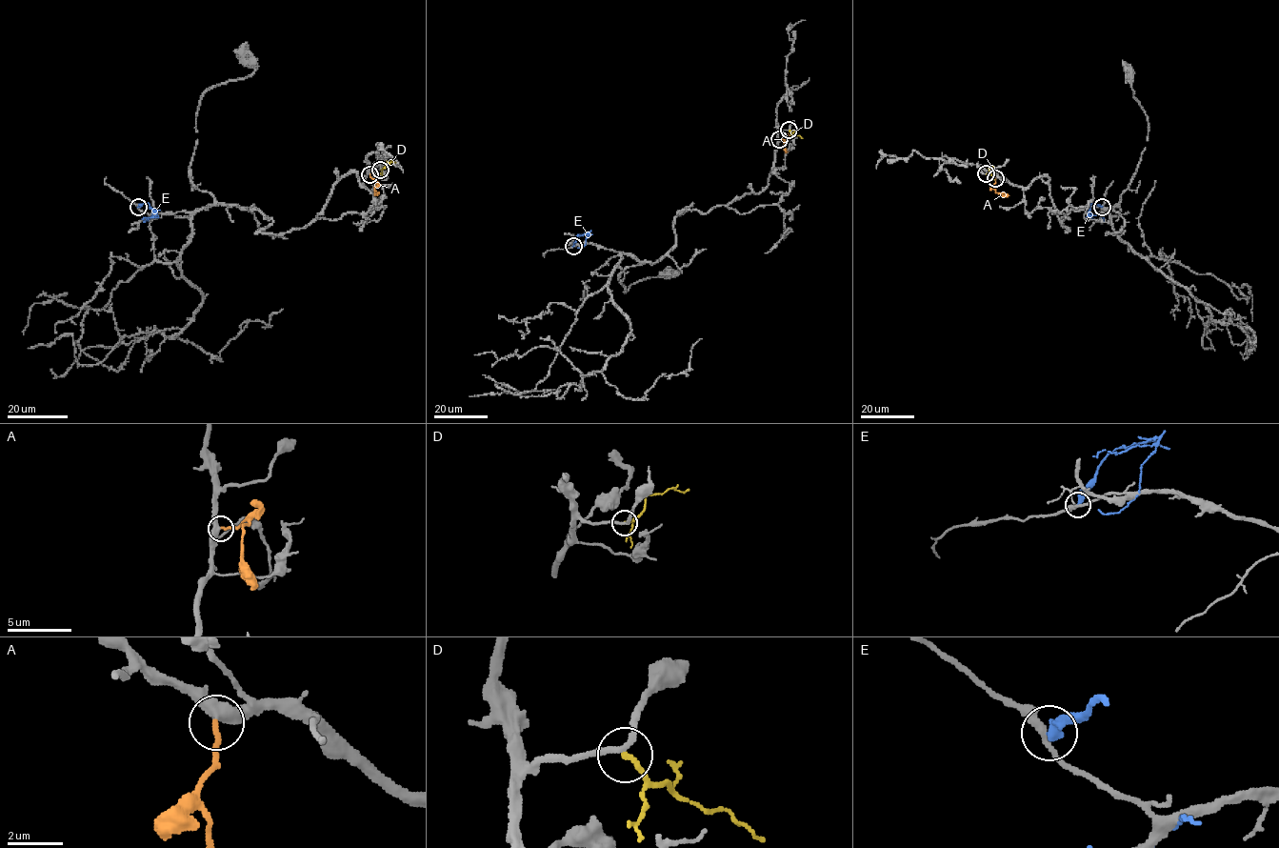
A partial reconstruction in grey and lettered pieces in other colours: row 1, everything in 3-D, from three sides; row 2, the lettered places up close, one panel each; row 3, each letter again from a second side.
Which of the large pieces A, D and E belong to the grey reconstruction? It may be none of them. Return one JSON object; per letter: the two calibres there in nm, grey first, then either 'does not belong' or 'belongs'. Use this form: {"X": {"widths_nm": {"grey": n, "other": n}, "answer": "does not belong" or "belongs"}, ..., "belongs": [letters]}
{"A": {"widths_nm": {"grey": 400, "other": 170}, "answer": "belongs"}, "D": {"widths_nm": {"grey": 200, "other": 190}, "answer": "does not belong"}, "E": {"widths_nm": {"grey": 260, "other": 400}, "answer": "does not belong"}, "belongs": ["A"]}

